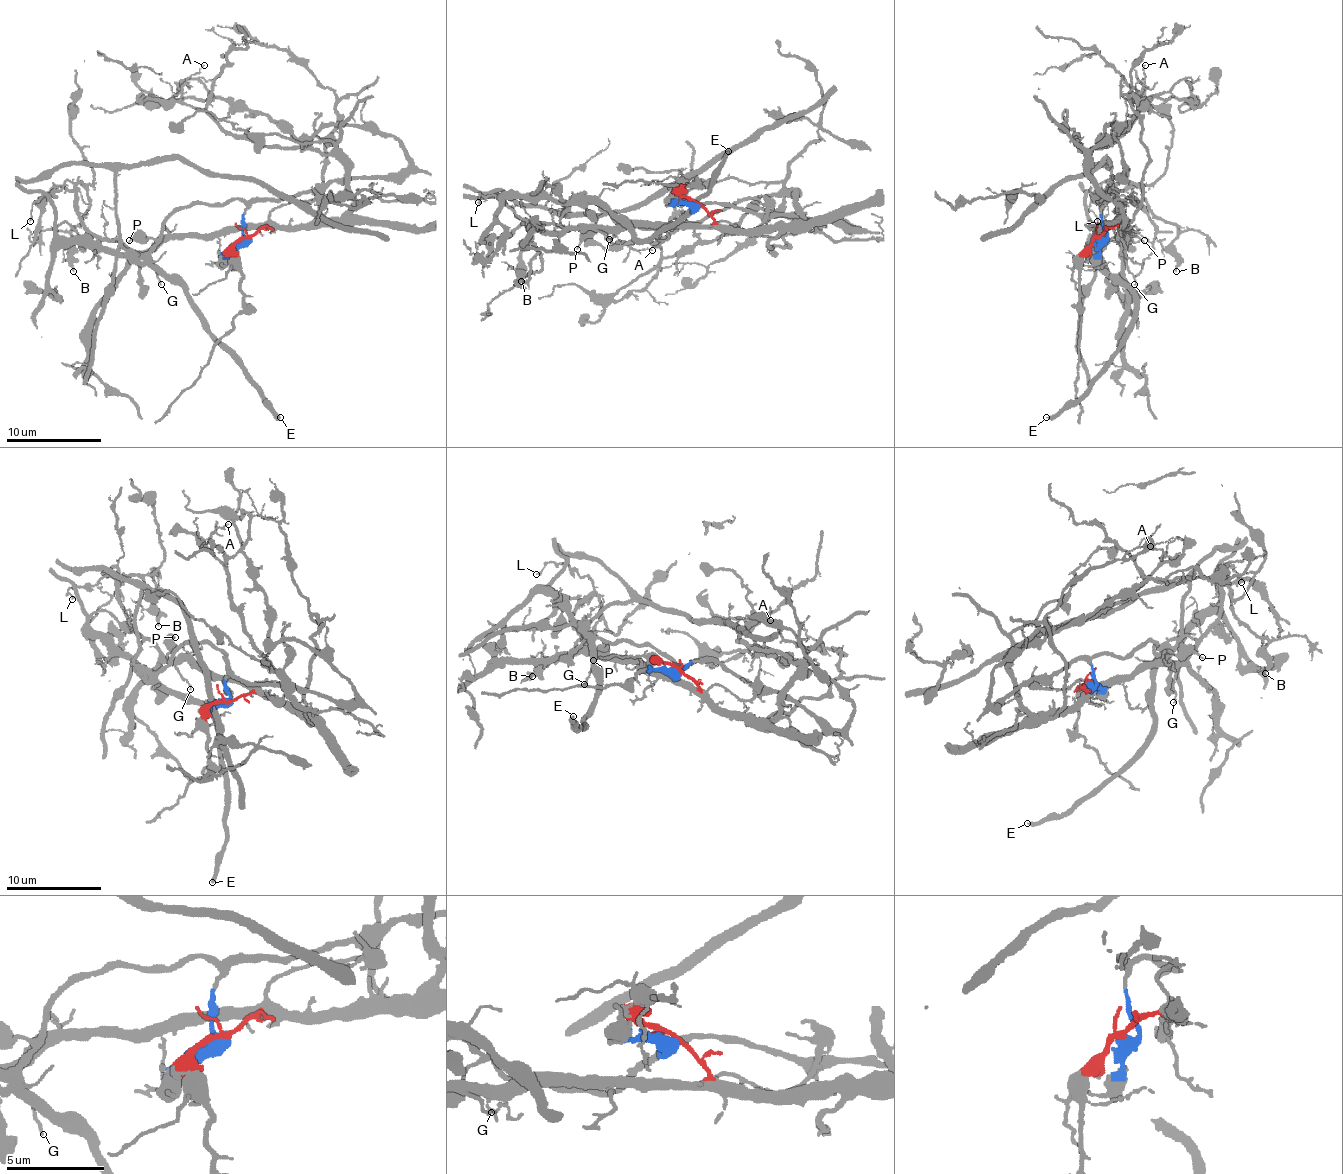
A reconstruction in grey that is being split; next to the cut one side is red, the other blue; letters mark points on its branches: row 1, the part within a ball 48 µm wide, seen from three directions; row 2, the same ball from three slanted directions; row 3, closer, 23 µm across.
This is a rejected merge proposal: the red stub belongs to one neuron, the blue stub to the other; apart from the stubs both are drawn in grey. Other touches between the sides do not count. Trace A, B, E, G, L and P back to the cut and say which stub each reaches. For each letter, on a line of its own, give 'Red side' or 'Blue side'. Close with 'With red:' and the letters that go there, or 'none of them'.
A: Red side
B: Red side
E: Blue side
G: Red side
L: Red side
P: Blue side
With red: A, B, G, L

